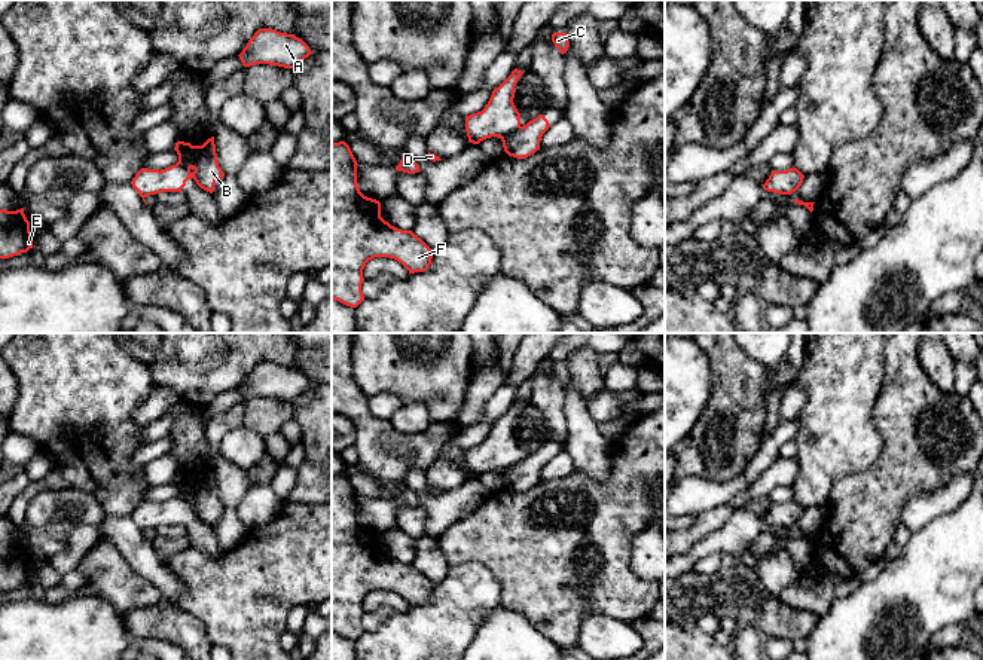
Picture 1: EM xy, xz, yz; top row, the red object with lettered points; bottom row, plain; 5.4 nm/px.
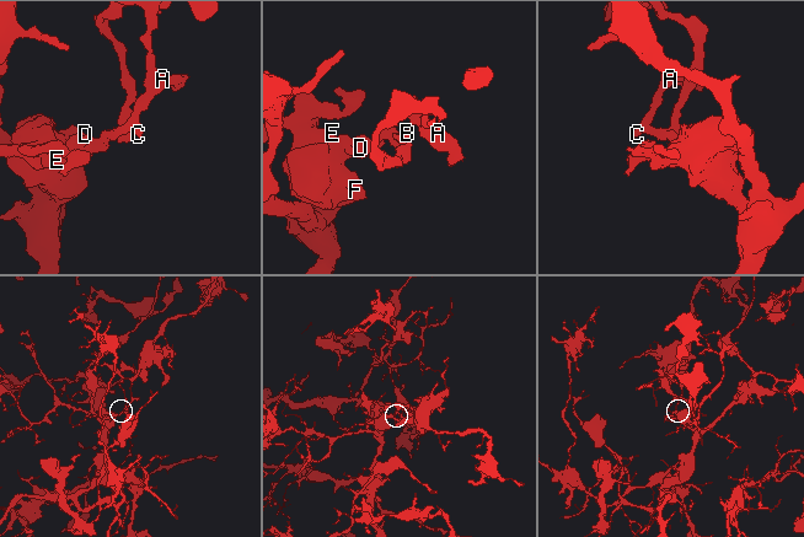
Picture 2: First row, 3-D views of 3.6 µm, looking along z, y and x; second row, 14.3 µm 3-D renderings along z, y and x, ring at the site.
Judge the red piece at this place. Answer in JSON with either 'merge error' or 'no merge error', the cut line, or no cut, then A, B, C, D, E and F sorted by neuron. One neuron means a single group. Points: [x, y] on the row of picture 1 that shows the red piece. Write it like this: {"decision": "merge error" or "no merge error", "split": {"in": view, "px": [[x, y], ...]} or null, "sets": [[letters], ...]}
{"decision": "merge error", "split": {"in": "xz", "px": [[482, 110], [482, 116], [494, 124], [495, 136]]}, "sets": [["A", "B", "C"], ["D", "E", "F"]]}

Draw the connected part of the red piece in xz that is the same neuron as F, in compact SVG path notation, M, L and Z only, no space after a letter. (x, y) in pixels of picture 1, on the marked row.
M345 141L332 144L332 299L351 308L364 300L363 269L369 260L390 257L415 274L430 268L434 253L412 230L397 229L381 217L381 202L364 196L357 186L357 165Z

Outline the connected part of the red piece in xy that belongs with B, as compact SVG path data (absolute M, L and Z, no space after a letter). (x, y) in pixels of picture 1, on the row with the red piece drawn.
M214 137L208 138L202 146L177 141L174 150L178 162L161 169L161 190L181 192L189 178L213 193L217 178L223 178L225 172L219 166Z

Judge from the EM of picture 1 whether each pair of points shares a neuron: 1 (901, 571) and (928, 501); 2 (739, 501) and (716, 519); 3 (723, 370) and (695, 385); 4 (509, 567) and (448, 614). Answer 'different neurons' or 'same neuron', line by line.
1: different neurons
2: same neuron
3: different neurons
4: different neurons

